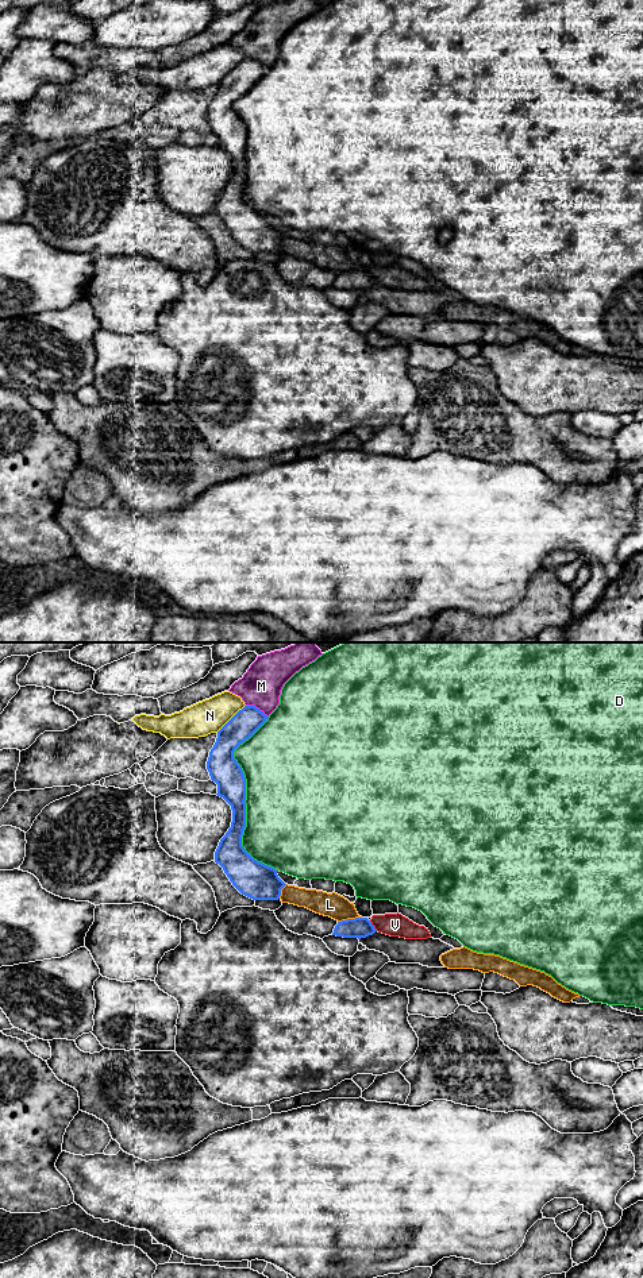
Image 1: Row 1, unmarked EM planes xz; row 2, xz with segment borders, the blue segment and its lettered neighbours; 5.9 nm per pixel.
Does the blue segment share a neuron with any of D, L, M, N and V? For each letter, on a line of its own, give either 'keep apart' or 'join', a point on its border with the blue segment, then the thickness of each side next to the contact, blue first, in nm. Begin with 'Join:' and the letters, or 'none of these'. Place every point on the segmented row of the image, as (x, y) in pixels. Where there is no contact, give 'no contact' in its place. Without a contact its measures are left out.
Join: none of these
D: keep apart; contact xz (245, 798); calibres 180 and 500 nm
L: keep apart; contact xz (349, 919); calibres 130 and 140 nm
M: keep apart; contact xz (255, 707); calibres 160 and 240 nm
N: keep apart; contact xz (231, 718); calibres 160 and 200 nm
V: keep apart; contact xz (373, 926); calibres 130 and 140 nm

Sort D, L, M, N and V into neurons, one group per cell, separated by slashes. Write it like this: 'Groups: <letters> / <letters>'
Groups: D / L V / M / N

